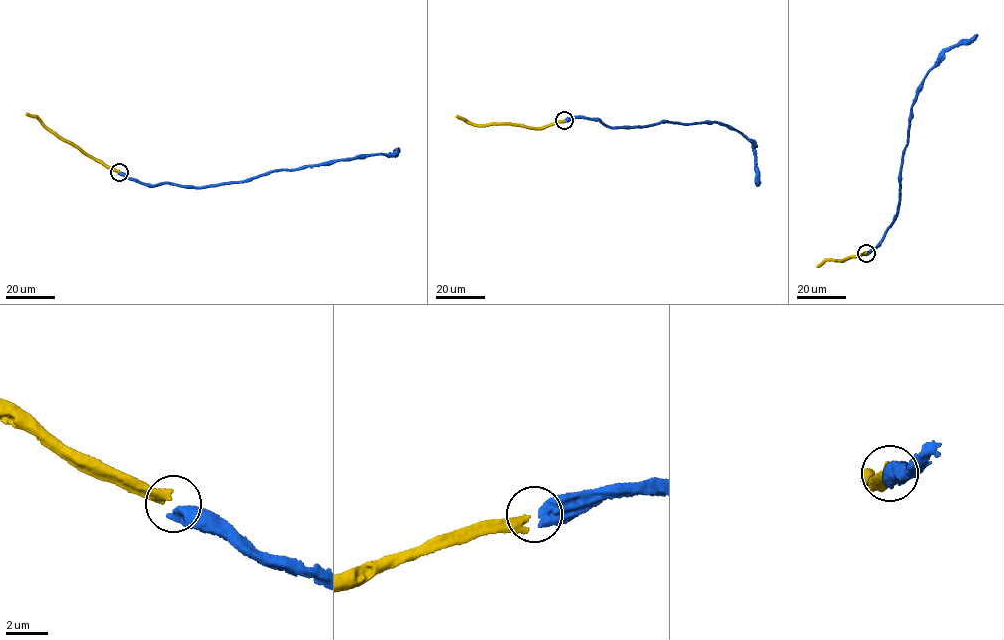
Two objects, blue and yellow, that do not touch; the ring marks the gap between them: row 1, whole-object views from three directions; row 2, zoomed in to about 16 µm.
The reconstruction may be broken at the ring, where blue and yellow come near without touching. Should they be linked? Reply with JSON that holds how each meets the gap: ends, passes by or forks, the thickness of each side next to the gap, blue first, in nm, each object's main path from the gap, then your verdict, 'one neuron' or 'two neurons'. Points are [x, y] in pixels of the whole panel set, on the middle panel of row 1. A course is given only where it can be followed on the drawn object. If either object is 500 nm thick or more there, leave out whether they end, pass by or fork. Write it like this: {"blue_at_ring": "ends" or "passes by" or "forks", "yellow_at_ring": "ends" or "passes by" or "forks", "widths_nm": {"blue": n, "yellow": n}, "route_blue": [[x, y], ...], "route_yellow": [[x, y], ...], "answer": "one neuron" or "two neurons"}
{"widths_nm": {"blue": 650, "yellow": 360}, "route_blue": [[565, 120], [581, 116], [596, 119], [616, 128], [648, 126], [666, 122], [725, 124], [752, 141], [759, 185]], "route_yellow": [[564, 120], [535, 128], [504, 123], [476, 125], [457, 115]], "answer": "one neuron"}

